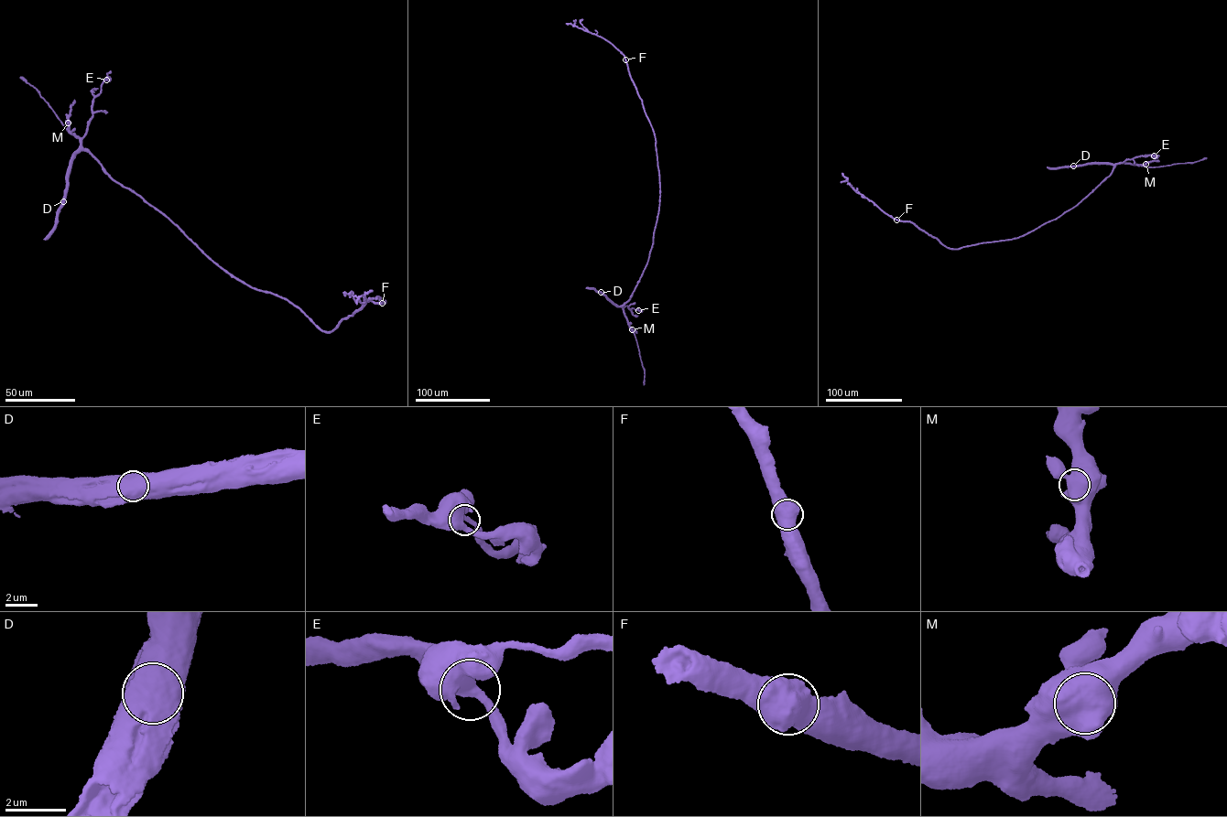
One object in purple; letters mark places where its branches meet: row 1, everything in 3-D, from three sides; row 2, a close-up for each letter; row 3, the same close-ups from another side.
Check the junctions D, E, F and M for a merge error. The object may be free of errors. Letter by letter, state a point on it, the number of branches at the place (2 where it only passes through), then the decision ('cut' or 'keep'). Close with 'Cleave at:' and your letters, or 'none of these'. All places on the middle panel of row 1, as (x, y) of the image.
D: (601, 292) | 2 | keep
E: (638, 310) | 2 | keep
F: (625, 59) | 2 | keep
M: (632, 329) | 2 | keep
Cleave at: none of these

